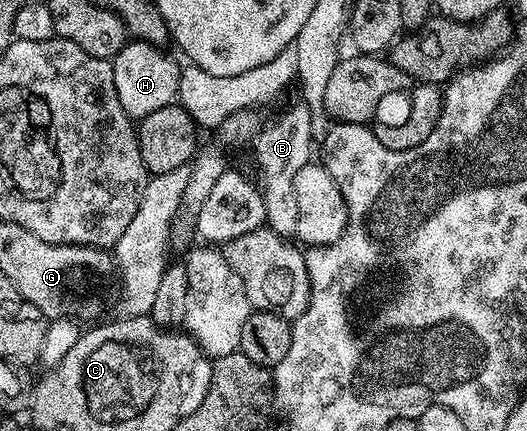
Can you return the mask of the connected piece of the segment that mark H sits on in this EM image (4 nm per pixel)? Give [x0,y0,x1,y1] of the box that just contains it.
[111,42,182,122]

